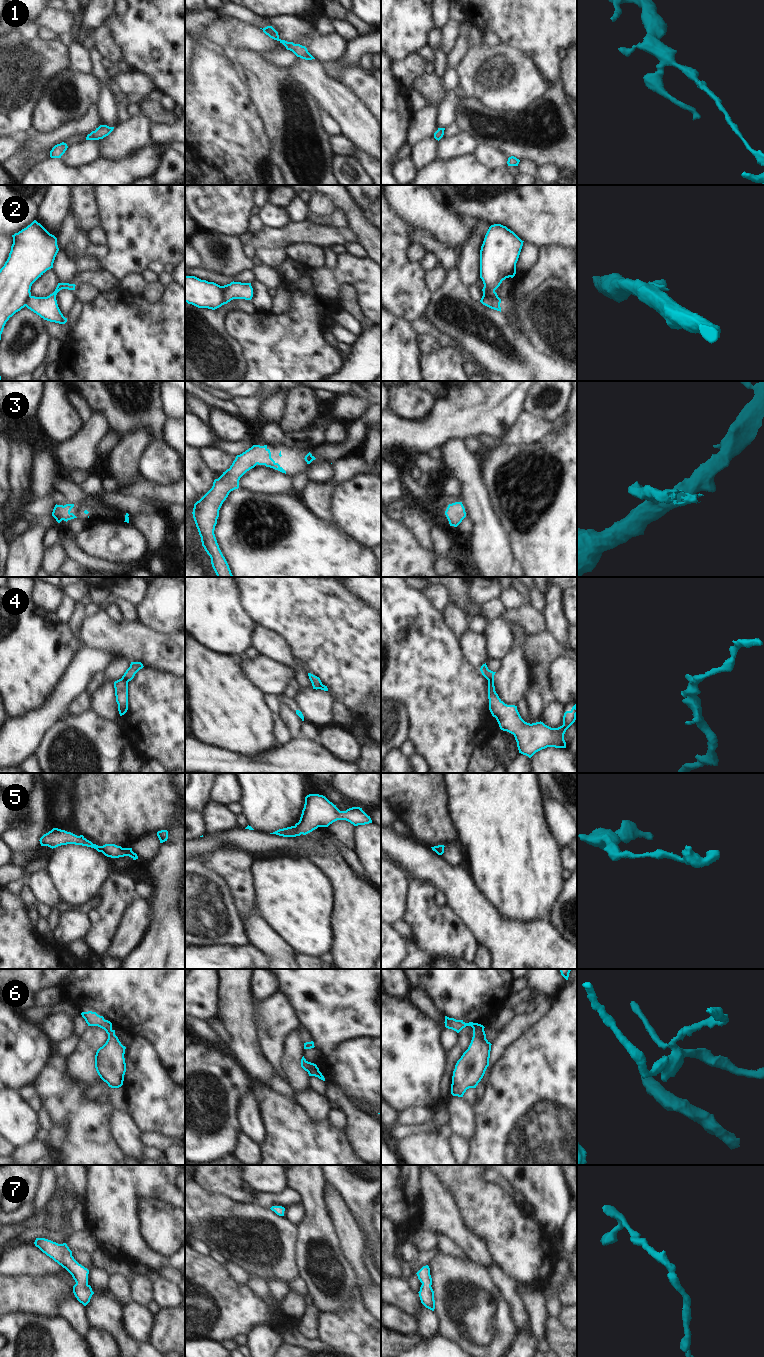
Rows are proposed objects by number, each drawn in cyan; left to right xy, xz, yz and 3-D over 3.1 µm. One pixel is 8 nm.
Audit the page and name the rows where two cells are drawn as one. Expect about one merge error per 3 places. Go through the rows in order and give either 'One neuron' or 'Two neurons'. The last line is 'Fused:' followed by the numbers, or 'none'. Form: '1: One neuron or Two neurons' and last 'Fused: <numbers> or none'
1: One neuron
2: Two neurons
3: One neuron
4: Two neurons
5: One neuron
6: One neuron
7: One neuron
Fused: 2, 4

